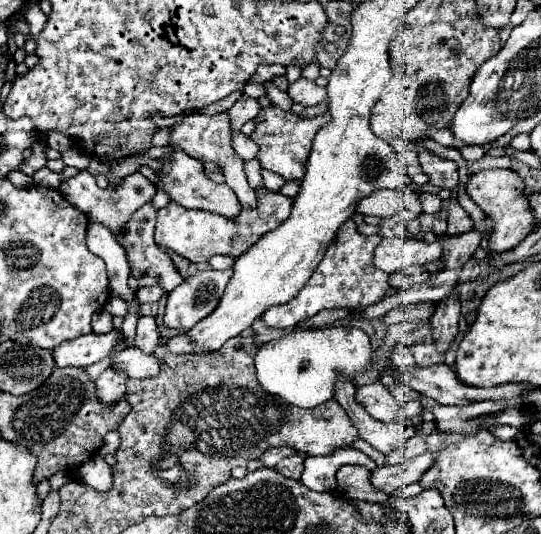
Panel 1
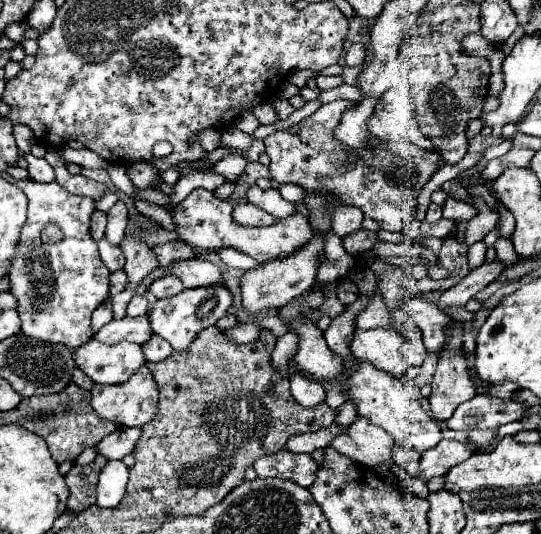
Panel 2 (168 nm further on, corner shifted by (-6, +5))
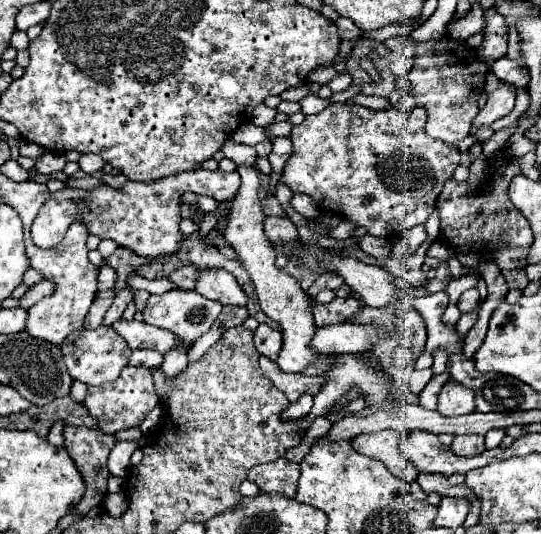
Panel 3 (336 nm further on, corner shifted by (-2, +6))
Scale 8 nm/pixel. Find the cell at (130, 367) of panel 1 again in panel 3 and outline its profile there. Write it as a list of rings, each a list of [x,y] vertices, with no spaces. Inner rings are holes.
[[[98,326],[94,330],[80,328],[72,332],[60,348],[70,376],[88,386],[102,386],[114,382],[120,376],[120,372],[128,366],[128,358],[132,354],[132,348],[110,326]]]

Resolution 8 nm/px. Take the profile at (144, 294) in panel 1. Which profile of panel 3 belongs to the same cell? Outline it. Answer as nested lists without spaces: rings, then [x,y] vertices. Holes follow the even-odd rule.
[[[182,266],[178,270],[174,270],[172,274],[168,274],[168,280],[182,290],[192,290],[194,288],[194,278],[196,278],[196,266]]]

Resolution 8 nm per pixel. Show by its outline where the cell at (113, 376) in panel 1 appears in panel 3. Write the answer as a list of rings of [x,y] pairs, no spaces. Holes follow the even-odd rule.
[[[126,366],[116,382],[92,388],[88,386],[84,406],[92,416],[98,418],[98,428],[104,430],[104,434],[114,434],[118,430],[140,426],[144,418],[158,406],[158,396],[154,392],[150,370],[144,366]]]

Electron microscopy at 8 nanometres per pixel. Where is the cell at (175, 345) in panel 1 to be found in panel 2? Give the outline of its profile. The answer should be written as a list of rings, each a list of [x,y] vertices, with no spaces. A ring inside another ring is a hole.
[[[242,323],[240,327],[234,327],[234,329],[226,329],[224,331],[226,337],[230,337],[234,343],[252,343],[252,341],[258,341],[262,331],[258,325],[254,323]]]

